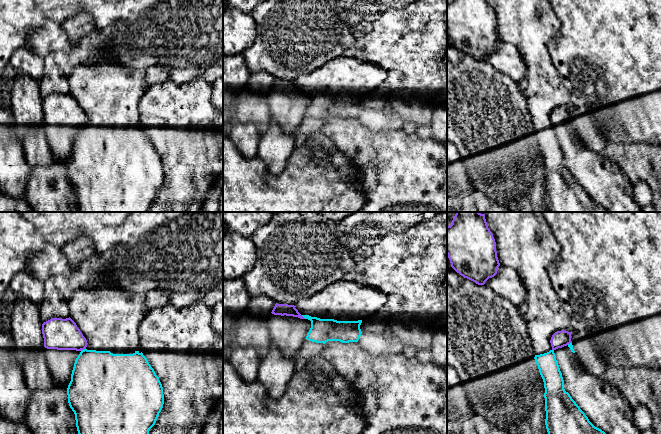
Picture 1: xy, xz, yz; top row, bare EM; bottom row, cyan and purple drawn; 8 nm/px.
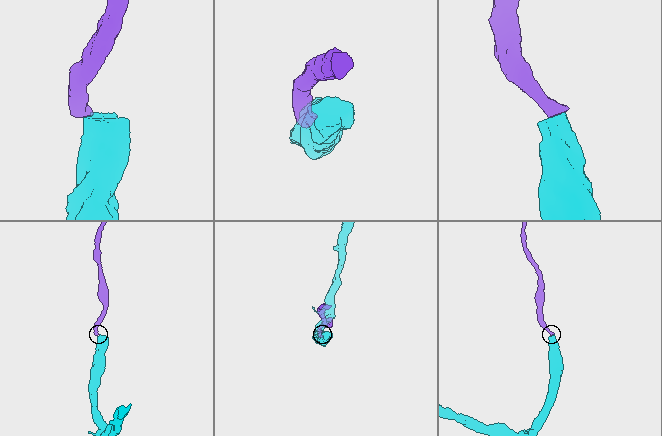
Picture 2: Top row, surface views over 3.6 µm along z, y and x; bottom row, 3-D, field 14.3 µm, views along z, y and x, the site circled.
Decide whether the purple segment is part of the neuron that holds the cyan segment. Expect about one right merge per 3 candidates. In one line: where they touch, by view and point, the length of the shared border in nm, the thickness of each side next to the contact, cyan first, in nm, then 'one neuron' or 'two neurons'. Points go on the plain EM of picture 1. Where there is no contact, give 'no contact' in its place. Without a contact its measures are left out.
contact xy (82, 126); length 50 nm; calibres 420 and 260 nm; two neurons

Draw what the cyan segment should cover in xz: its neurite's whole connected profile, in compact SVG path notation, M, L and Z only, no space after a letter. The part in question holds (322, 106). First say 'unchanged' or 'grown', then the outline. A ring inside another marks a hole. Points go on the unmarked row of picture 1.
unchanged; M302 91L311 97L311 104L306 115L316 119L325 120L328 117L340 117L342 119L358 118L362 108L358 97L337 97L334 95L320 95L309 91Z

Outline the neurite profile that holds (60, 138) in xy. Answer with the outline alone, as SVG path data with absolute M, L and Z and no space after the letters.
M69 93L66 95L52 94L42 100L44 114L44 129L47 142L54 160L68 162L71 157L71 150L74 139L80 128L87 123L87 116L83 112L76 99Z

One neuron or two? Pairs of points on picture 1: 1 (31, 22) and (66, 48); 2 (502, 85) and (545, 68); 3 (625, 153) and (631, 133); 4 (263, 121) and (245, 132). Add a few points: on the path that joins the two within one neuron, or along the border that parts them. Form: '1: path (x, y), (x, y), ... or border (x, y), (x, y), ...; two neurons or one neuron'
1: path (40, 28), (57, 42); one neuron
2: border (517, 83), (526, 105); two neurons
3: border (608, 142), (646, 142), (650, 144); two neurons
4: border (238, 122), (252, 123), (260, 134); two neurons

